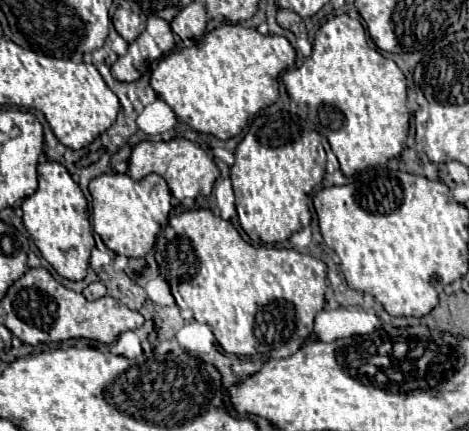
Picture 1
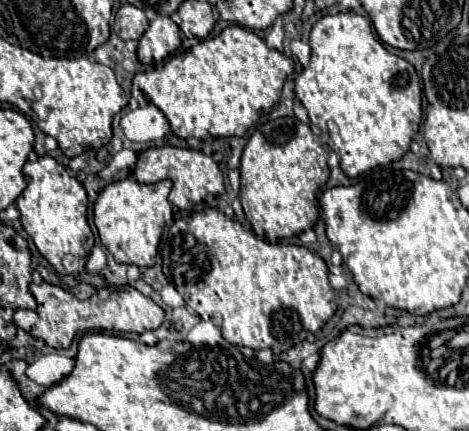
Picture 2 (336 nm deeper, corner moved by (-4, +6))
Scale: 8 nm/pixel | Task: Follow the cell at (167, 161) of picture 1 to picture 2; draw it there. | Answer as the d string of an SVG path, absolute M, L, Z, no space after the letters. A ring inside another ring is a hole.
M165 145L165 147L145 149L143 153L139 153L139 161L137 161L133 175L139 183L157 183L161 179L171 179L173 189L169 193L169 201L173 205L177 205L179 209L191 209L193 205L201 203L207 193L211 193L211 195L225 193L223 175L219 171L219 165L203 151L185 149L185 147Z

